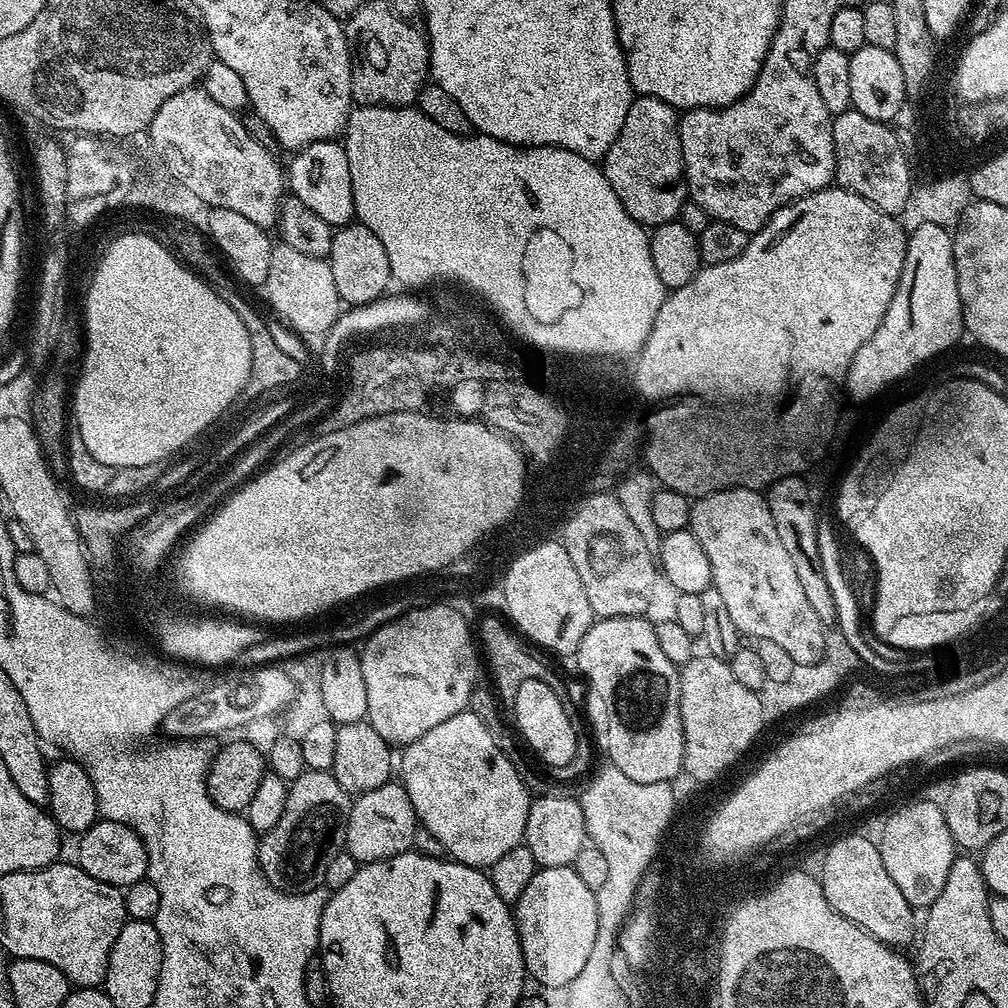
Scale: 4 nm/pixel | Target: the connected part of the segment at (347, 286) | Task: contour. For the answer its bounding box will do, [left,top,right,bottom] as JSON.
[327,222,393,306]

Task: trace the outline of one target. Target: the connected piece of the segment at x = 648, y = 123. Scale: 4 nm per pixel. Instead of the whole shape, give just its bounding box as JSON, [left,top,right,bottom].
[602,96,689,226]

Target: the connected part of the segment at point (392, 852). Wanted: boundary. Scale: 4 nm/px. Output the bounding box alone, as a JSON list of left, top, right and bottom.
[344,782,418,866]

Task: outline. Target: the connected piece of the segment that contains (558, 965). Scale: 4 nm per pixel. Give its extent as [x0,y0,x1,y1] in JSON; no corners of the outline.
[514,868,600,989]

